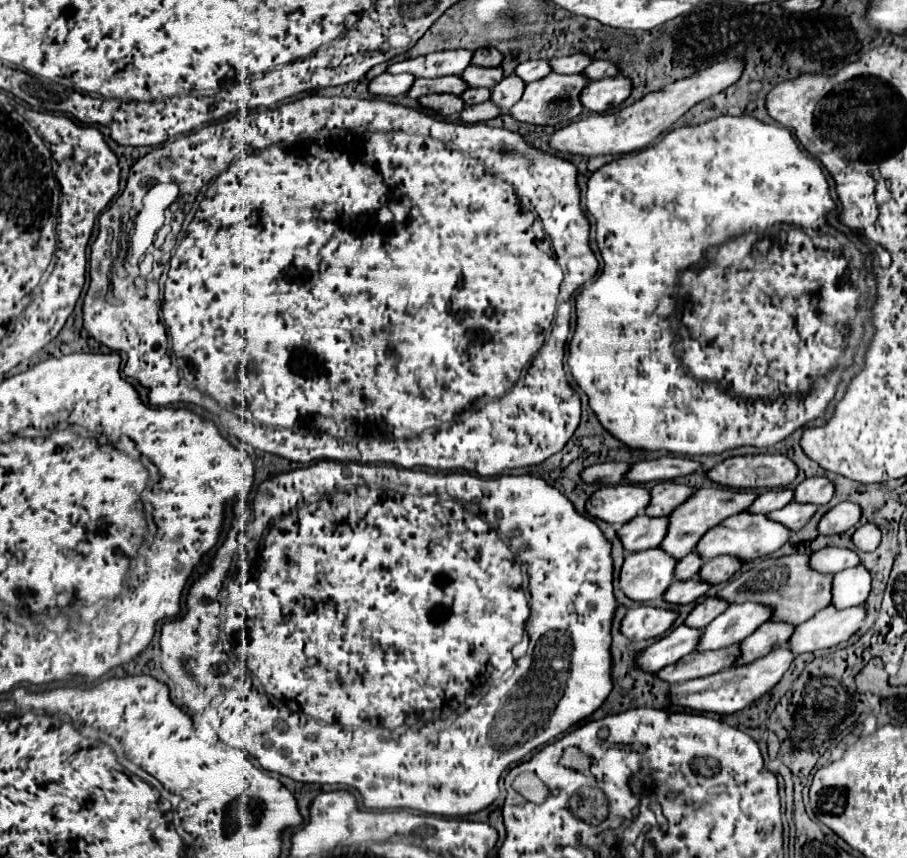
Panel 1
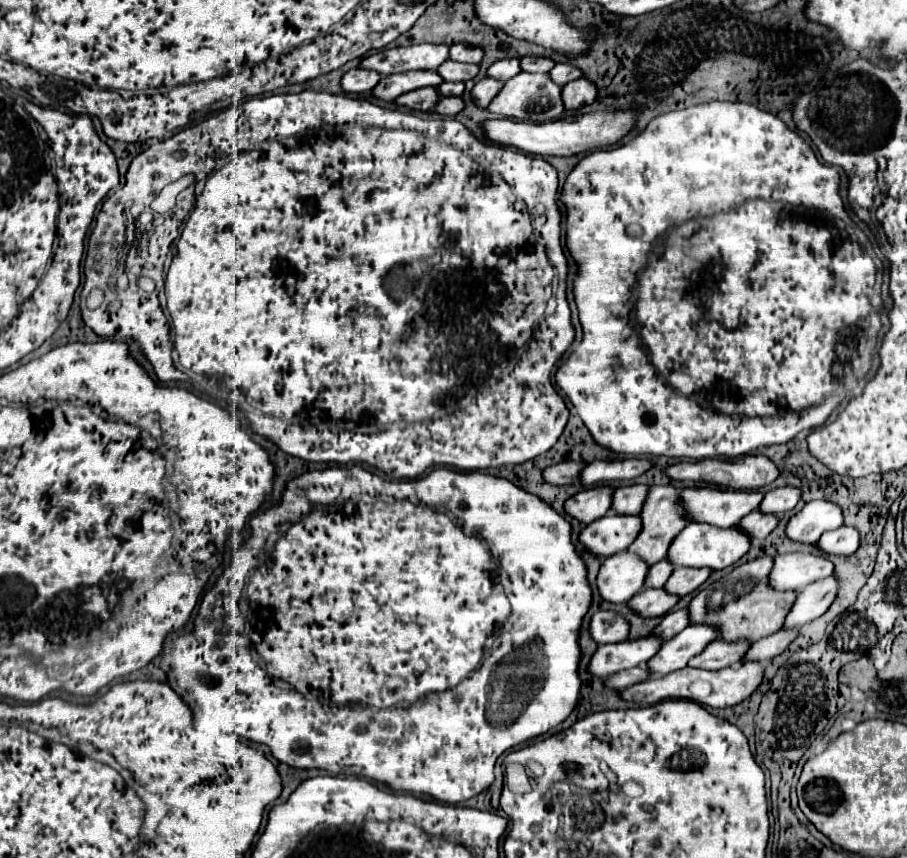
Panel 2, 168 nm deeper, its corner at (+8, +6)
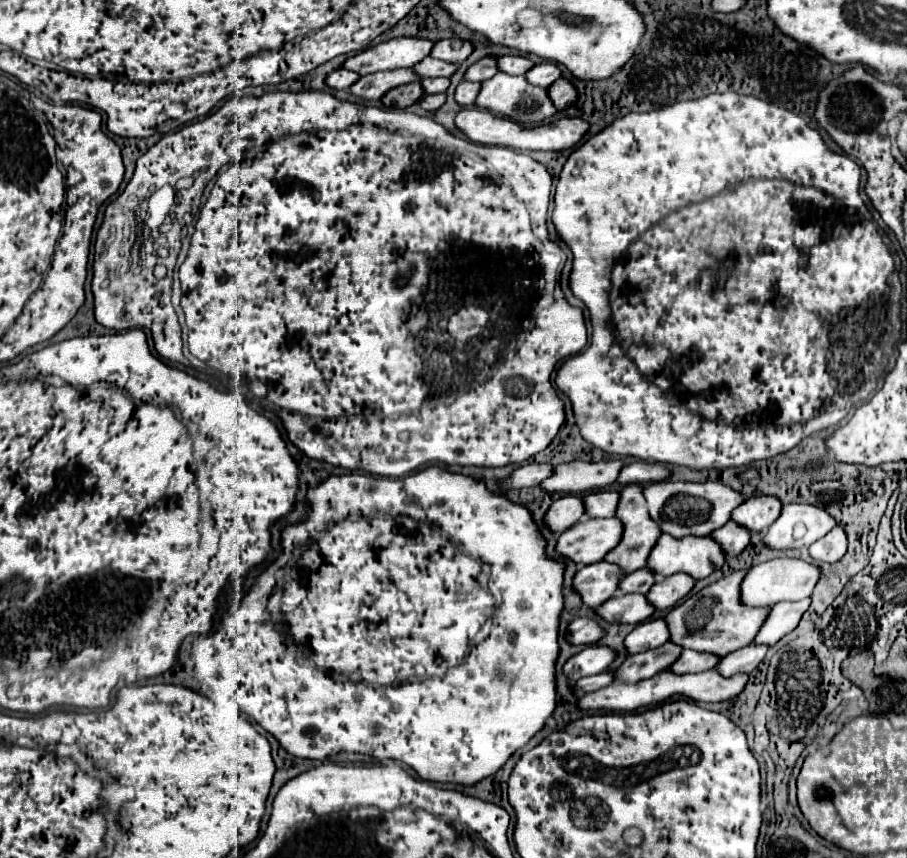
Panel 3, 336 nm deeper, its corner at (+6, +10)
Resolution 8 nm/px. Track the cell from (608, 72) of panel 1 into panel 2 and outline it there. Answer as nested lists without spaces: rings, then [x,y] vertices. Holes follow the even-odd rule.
[[[557,64],[549,74],[551,74],[553,82],[559,84],[559,86],[565,86],[567,82],[577,80],[577,78],[583,76],[583,72],[579,68],[575,68],[575,66],[571,66],[571,64]]]

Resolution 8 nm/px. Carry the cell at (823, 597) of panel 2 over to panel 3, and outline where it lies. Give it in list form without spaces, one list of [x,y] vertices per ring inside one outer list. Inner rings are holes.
[[[809,598],[799,600],[799,602],[779,602],[769,610],[769,618],[765,618],[765,624],[757,632],[757,638],[753,644],[765,644],[773,646],[779,638],[789,634],[791,630],[797,628],[803,612],[809,608]]]

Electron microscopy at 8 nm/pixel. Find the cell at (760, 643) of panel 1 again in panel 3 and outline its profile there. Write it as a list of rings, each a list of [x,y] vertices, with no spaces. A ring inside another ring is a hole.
[[[683,650],[681,656],[677,658],[677,662],[673,662],[673,666],[667,668],[667,672],[679,674],[679,676],[681,674],[693,674],[693,672],[705,672],[705,670],[711,670],[717,662],[719,662],[719,658],[713,654]]]

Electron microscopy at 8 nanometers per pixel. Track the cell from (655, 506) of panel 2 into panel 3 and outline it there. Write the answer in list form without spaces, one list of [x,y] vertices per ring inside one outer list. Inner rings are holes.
[[[629,484],[625,488],[621,488],[621,498],[619,498],[619,504],[617,504],[617,514],[615,518],[621,520],[623,524],[623,538],[621,542],[609,550],[609,554],[605,554],[605,562],[613,562],[615,566],[621,566],[621,570],[625,570],[625,574],[631,574],[639,568],[645,566],[645,560],[649,556],[649,550],[655,546],[657,538],[661,536],[661,530],[659,526],[649,518],[649,512],[645,508],[645,498],[641,494],[641,486],[637,484]]]

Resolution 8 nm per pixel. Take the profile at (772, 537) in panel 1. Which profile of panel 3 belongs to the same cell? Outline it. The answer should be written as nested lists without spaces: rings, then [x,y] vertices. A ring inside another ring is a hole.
[[[661,534],[657,540],[657,546],[653,546],[649,558],[647,558],[647,568],[653,570],[655,576],[671,576],[677,572],[685,572],[695,580],[707,578],[711,572],[719,570],[725,562],[723,550],[709,538],[709,536],[685,536],[685,538],[673,538],[669,534]]]

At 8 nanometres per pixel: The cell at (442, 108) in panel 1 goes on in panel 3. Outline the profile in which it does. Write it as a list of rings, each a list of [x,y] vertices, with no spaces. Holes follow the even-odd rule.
[[[411,82],[409,86],[397,86],[397,90],[389,90],[381,102],[387,108],[409,108],[417,104],[417,100],[423,96],[423,88],[419,82]]]

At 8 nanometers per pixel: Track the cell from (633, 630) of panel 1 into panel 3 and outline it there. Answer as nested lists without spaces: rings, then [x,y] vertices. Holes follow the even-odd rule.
[[[577,618],[577,620],[571,620],[569,626],[567,626],[567,636],[565,640],[571,642],[571,644],[583,644],[583,646],[589,646],[589,644],[595,644],[605,632],[601,630],[601,626],[595,622],[595,620],[589,620],[589,618]]]

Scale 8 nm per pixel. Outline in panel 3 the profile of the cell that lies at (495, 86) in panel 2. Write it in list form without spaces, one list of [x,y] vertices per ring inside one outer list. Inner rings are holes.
[[[467,80],[461,82],[455,88],[455,102],[461,106],[473,106],[479,88],[481,88],[481,84],[477,84],[477,82],[467,82]]]

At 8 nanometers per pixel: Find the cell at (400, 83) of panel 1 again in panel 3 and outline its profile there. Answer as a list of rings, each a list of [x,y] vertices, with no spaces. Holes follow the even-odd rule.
[[[337,68],[337,70],[327,74],[325,84],[331,86],[333,90],[347,90],[357,78],[359,78],[359,74],[351,72],[351,70],[345,70],[345,68]]]

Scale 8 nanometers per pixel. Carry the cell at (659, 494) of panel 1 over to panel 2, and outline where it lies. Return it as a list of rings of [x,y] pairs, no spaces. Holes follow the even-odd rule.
[[[633,484],[617,488],[613,494],[613,512],[617,514],[639,514],[643,510],[643,498],[647,498],[647,484]]]

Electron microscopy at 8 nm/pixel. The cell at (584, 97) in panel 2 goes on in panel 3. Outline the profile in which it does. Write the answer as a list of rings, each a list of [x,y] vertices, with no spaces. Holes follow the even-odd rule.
[[[559,78],[555,80],[549,88],[547,88],[547,94],[549,98],[553,100],[553,106],[557,110],[565,110],[569,108],[571,104],[575,104],[575,98],[577,98],[577,90],[573,88],[573,84],[565,78]]]

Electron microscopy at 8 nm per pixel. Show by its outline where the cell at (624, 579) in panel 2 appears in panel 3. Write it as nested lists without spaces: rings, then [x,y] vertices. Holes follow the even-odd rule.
[[[601,560],[579,568],[573,576],[573,588],[587,608],[597,608],[615,594],[619,580],[621,570],[615,564]]]

